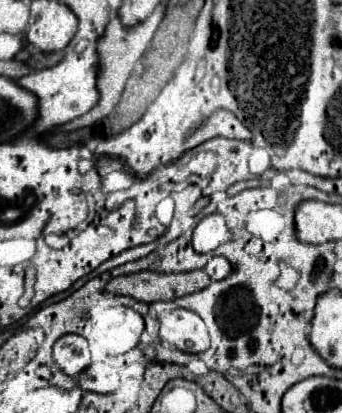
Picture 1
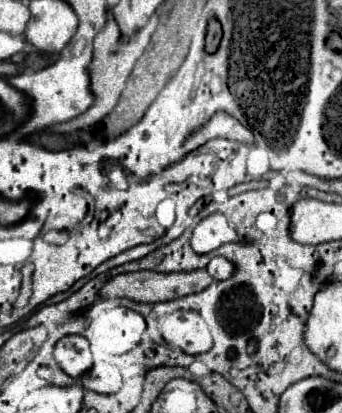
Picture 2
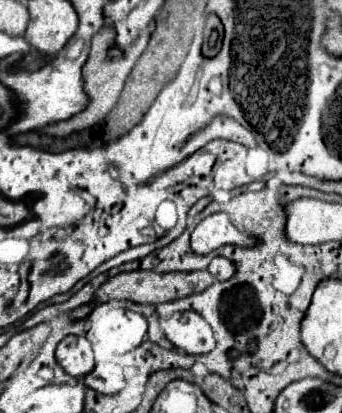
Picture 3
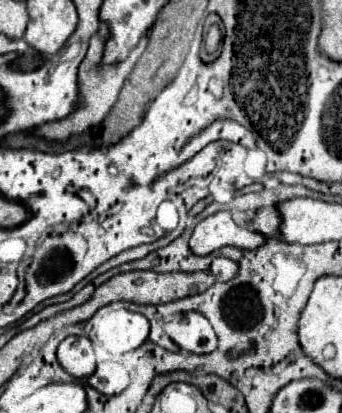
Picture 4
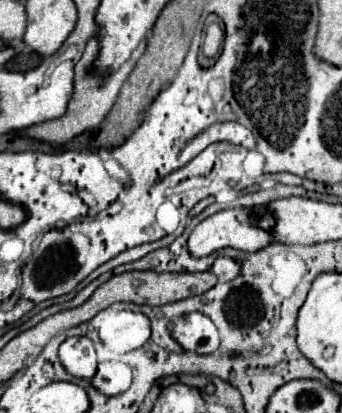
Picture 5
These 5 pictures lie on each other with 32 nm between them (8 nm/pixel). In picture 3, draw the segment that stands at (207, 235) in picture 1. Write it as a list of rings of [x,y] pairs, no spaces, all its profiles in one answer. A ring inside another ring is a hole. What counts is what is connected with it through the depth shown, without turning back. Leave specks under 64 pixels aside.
[[[224,212],[204,218],[194,228],[192,238],[190,238],[190,246],[196,254],[210,254],[212,250],[218,250],[220,246],[226,246],[226,244],[234,244],[240,248],[252,248],[258,242],[260,240],[256,240],[256,236],[252,236],[244,230],[238,230],[230,222],[228,214],[224,214]]]

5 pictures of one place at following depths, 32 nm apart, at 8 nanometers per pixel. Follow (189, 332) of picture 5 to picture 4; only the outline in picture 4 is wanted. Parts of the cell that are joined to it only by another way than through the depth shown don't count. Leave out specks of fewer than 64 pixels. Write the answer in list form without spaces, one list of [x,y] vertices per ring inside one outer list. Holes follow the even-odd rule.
[[[186,312],[172,316],[164,324],[166,334],[182,348],[194,354],[210,354],[218,348],[218,336],[208,322],[206,316],[200,312]]]

